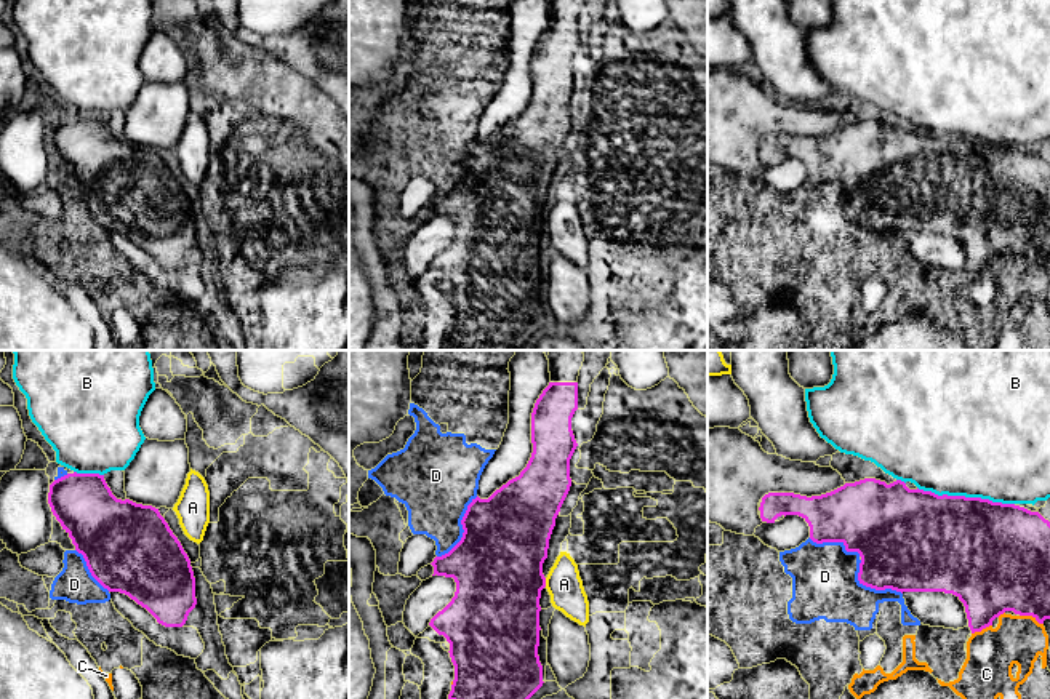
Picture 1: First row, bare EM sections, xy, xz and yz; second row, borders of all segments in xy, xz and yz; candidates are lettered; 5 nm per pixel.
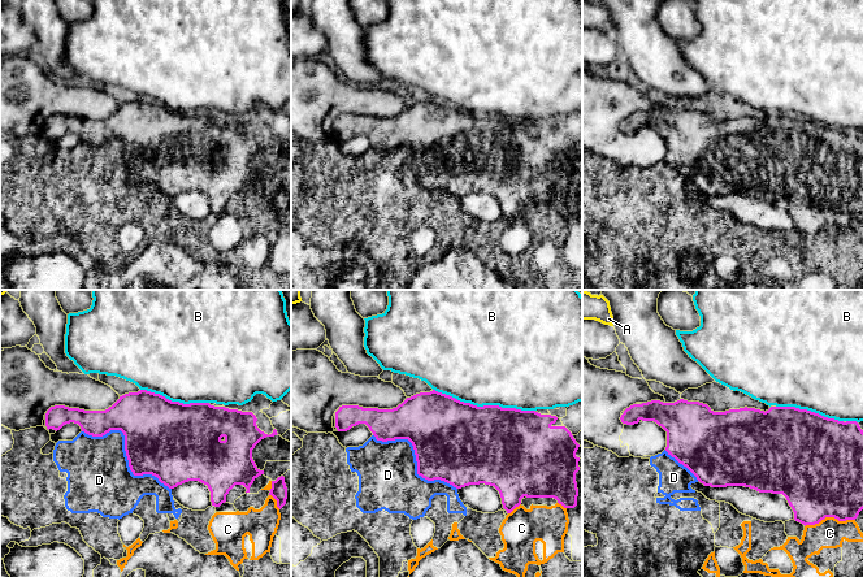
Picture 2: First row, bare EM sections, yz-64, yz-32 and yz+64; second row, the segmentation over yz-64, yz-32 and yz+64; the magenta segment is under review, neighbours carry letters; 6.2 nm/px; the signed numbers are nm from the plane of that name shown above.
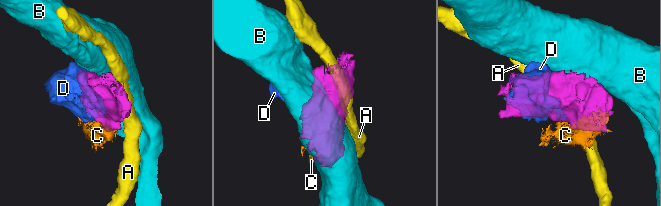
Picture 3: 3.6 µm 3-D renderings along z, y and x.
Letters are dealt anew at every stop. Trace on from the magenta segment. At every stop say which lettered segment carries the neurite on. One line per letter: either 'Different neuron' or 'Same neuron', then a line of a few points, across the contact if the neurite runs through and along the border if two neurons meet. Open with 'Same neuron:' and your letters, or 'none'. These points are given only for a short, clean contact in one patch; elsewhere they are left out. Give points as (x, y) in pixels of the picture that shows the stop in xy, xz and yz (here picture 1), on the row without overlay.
Same neuron: none
A: Different neuron
B: Different neuron
C: Different neuron
D: Different neuron

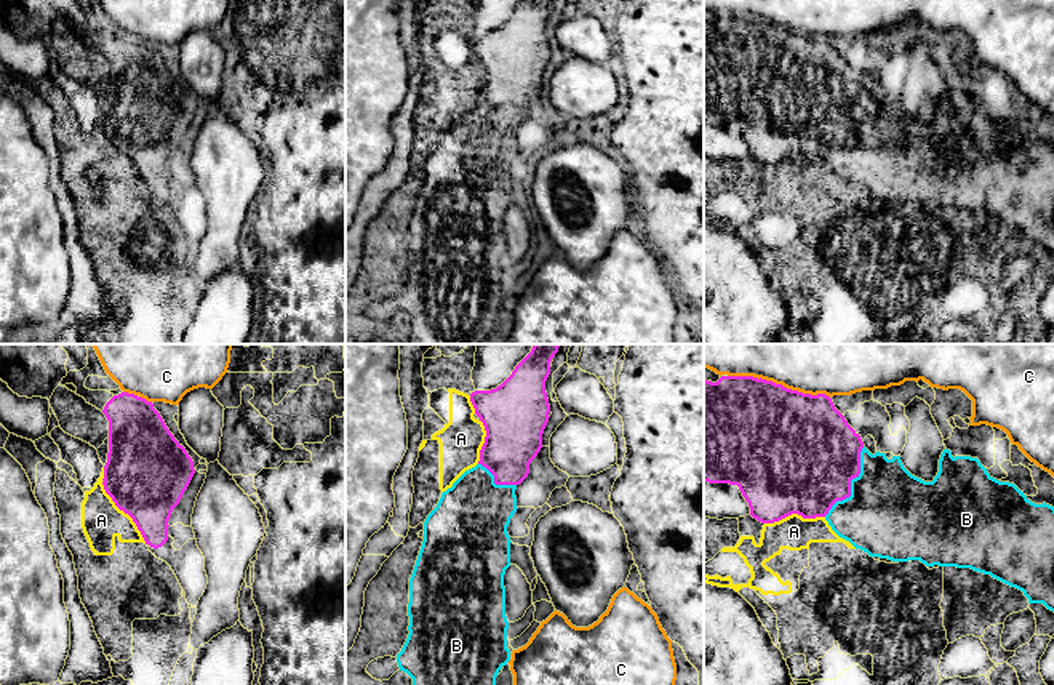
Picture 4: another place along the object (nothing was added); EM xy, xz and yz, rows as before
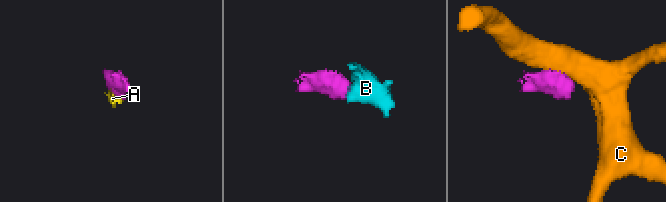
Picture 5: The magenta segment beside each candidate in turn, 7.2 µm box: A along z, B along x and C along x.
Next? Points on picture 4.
Same neuron: B
A: Different neuron
B: Same neuron
C: Different neuron

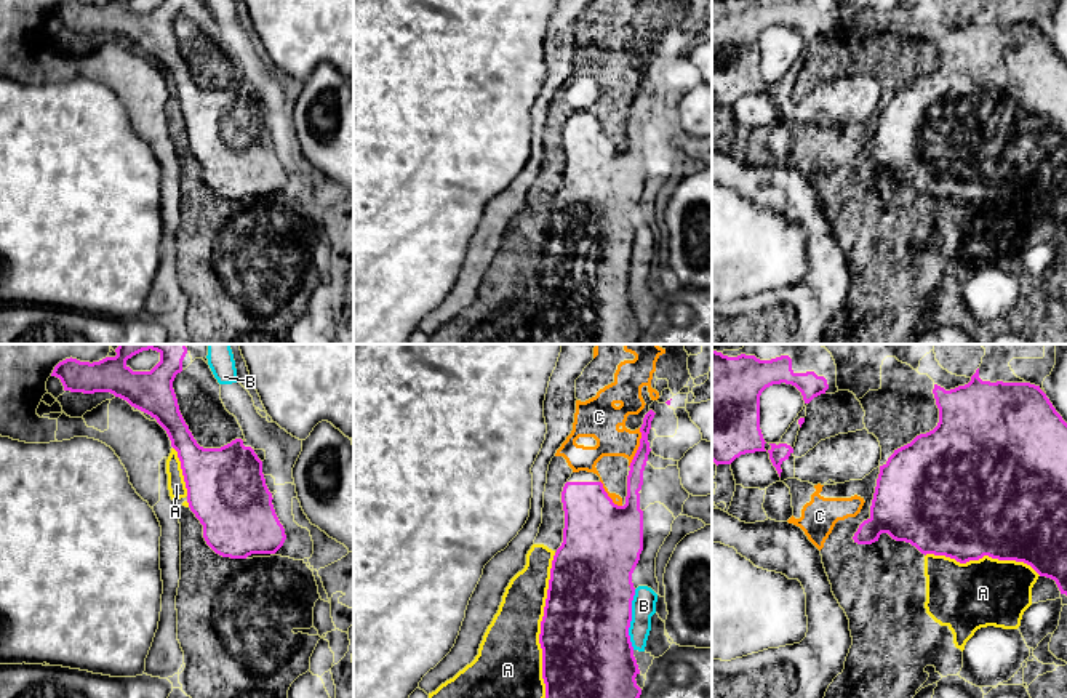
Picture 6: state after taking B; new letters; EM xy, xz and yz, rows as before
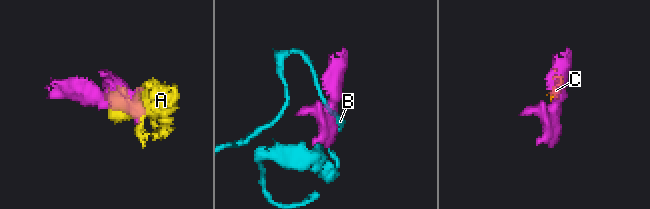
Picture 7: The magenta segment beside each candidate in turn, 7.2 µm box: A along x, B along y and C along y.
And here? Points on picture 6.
Same neuron: none
A: Different neuron
B: Different neuron
C: Different neuron

